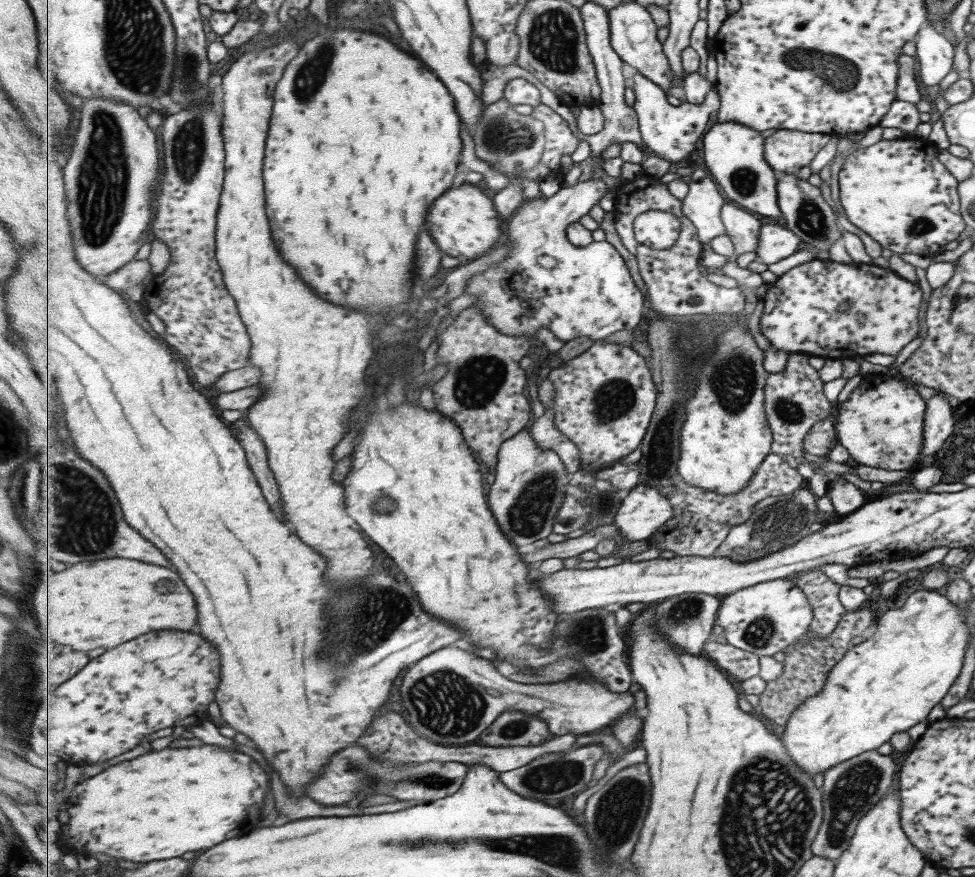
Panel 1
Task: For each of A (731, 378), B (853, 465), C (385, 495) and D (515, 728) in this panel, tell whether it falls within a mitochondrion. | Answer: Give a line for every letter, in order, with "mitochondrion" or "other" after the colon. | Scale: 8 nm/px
A: mitochondrion
B: other
C: mitochondrion
D: mitochondrion

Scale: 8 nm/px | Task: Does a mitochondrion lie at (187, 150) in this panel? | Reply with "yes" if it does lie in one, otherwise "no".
yes

